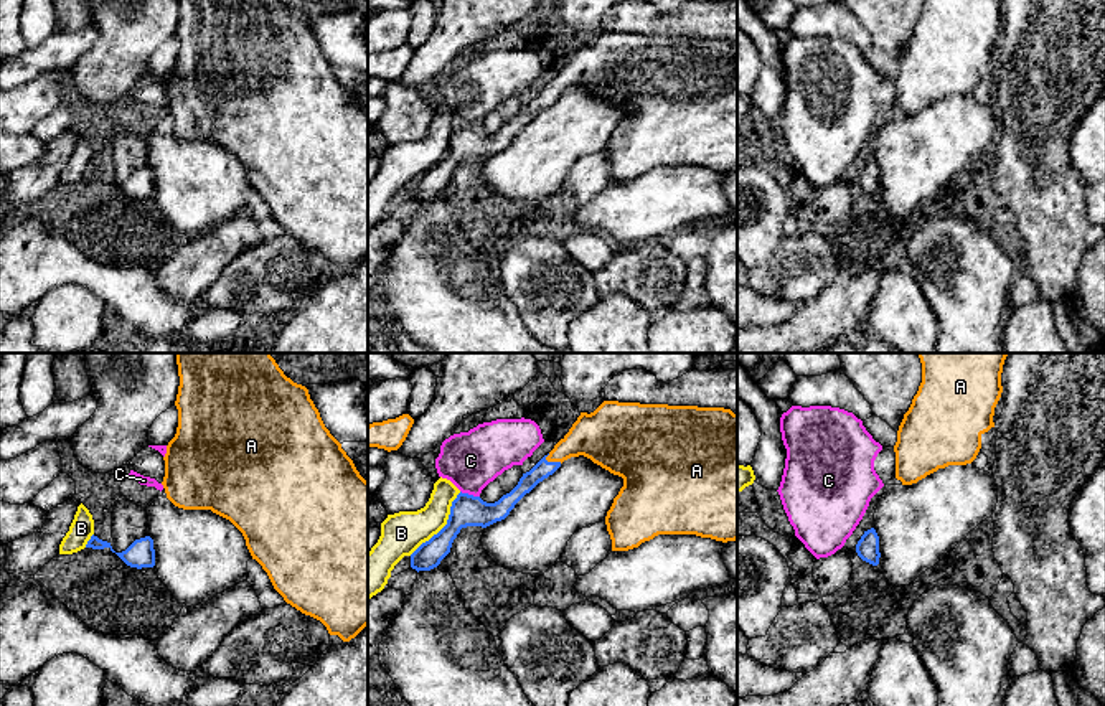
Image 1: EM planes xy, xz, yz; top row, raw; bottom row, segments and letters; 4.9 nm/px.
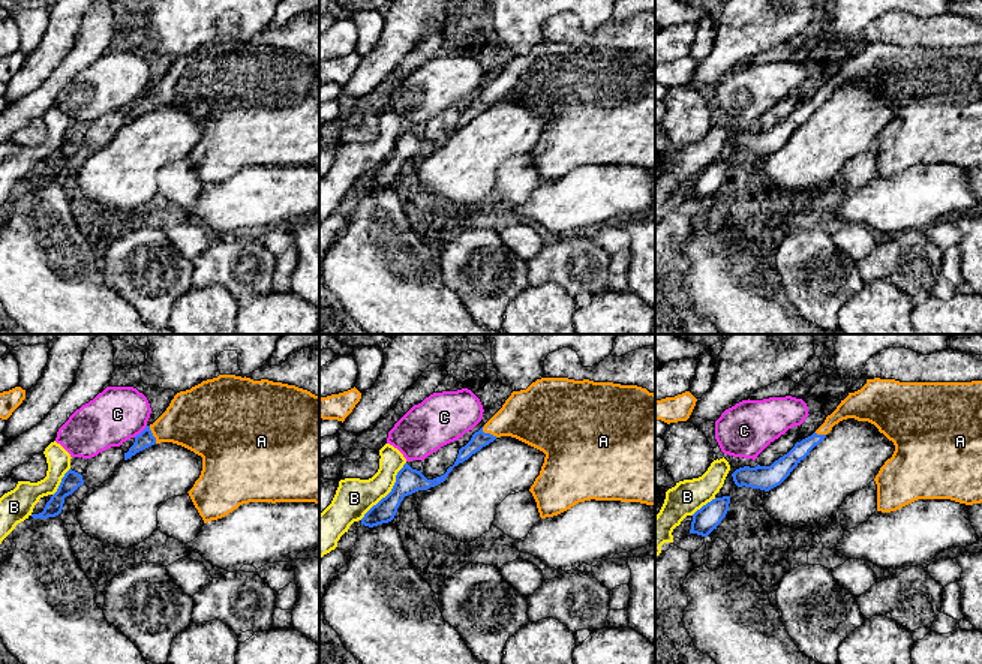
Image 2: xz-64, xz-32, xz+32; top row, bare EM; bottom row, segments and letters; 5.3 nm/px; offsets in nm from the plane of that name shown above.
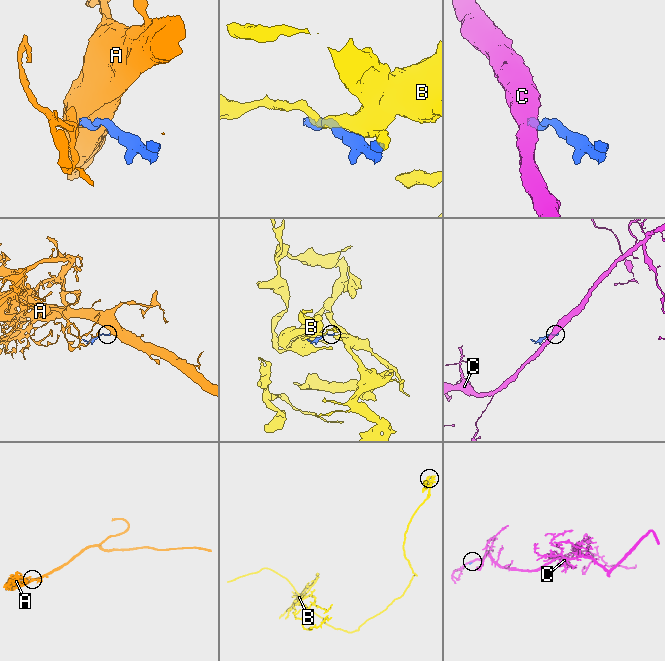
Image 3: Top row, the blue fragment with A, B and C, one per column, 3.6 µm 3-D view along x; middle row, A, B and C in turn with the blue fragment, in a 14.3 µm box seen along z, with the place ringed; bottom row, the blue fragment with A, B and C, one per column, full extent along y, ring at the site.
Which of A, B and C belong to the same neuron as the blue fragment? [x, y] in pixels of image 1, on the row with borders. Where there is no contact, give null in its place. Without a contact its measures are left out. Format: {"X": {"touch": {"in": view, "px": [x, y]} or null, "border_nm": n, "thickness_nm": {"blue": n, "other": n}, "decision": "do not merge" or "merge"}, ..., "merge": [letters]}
{"A": {"touch": {"in": "xz", "px": [553, 462]}, "border_nm": 90, "thickness_nm": {"blue": 90, "other": 220}, "decision": "merge"}, "B": {"touch": {"in": "xz", "px": [444, 527]}, "border_nm": 400, "thickness_nm": {"blue": 160, "other": 200}, "decision": "do not merge"}, "C": {"touch": {"in": "xz", "px": [470, 495]}, "border_nm": 100, "thickness_nm": {"blue": 160, "other": 280}, "decision": "do not merge"}, "merge": ["A"]}

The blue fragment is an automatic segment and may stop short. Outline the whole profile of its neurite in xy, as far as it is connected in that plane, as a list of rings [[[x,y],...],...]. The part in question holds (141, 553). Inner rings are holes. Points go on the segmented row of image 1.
[[[150,536],[135,539],[125,551],[115,553],[130,567],[153,567],[155,549]]]

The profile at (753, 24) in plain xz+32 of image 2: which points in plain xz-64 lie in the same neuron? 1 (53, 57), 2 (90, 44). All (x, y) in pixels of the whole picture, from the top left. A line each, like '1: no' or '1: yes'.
1: yes
2: no

